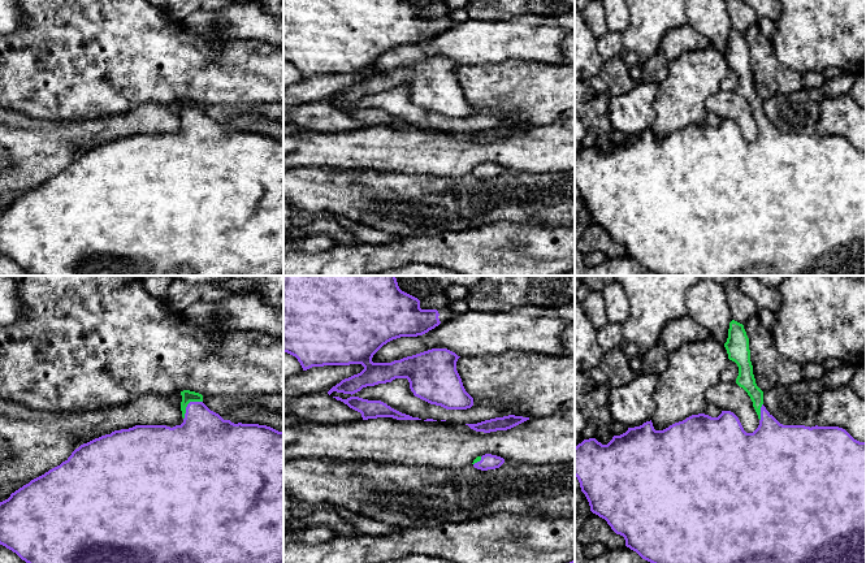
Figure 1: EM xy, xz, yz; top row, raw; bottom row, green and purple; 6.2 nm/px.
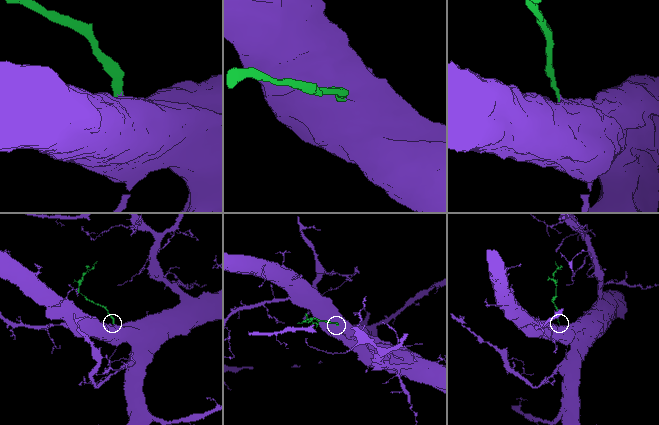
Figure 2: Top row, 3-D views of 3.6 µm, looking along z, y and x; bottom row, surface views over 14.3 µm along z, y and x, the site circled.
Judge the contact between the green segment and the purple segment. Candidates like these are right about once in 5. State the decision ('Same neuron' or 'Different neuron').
Same neuron

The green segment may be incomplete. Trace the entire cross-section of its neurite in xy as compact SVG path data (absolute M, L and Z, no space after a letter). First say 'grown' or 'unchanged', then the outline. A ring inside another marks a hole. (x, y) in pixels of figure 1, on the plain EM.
grown | M181 100L181 120L183 131L173 137L166 134L135 134L129 138L114 139L101 144L75 157L72 164L60 174L49 178L44 183L31 189L10 205L0 211L0 254L16 261L31 276L282 276L283 274L283 140L278 140L267 134L234 133L224 129L218 122L211 120L203 112L203 104L195 100Z

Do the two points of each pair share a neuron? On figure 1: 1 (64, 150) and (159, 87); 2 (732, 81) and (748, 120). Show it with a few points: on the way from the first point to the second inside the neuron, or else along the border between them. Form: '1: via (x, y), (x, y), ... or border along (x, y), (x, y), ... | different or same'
1: border along (148, 102), (141, 103), (130, 111), (90, 118) | different
2: border along (721, 89), (735, 91) | different

